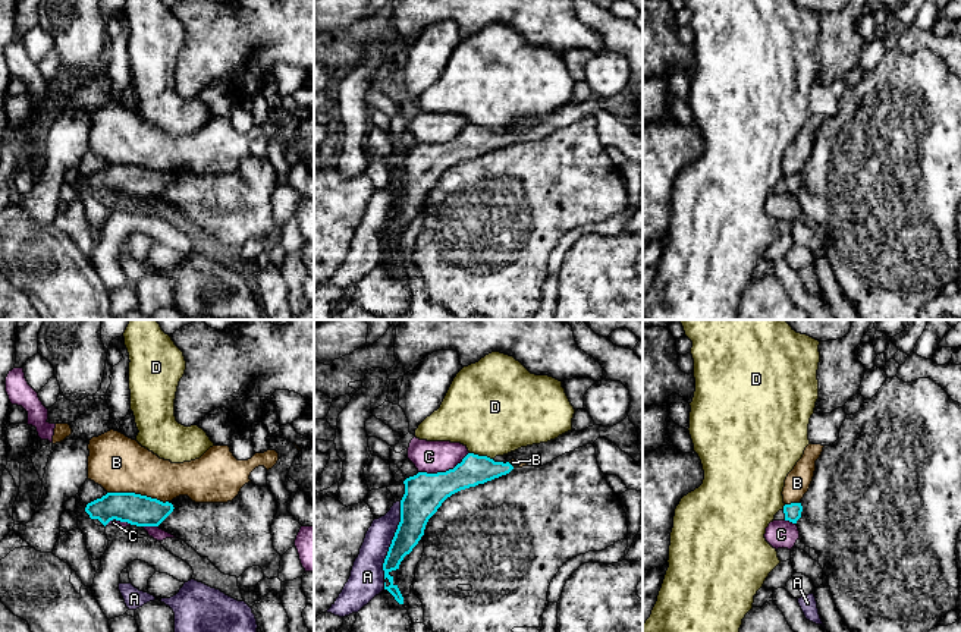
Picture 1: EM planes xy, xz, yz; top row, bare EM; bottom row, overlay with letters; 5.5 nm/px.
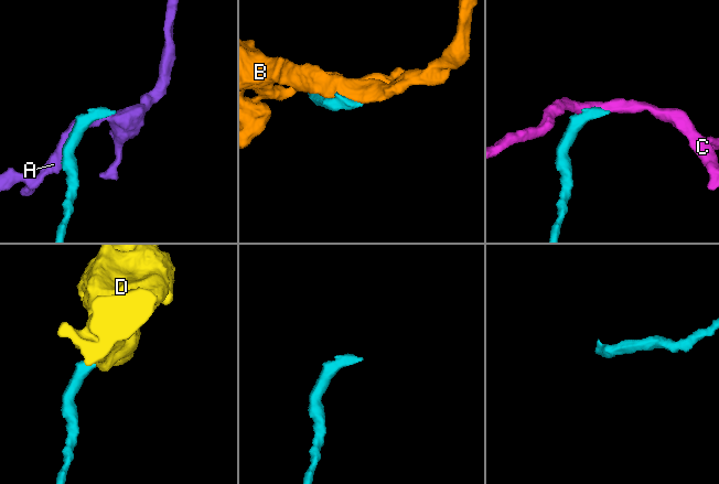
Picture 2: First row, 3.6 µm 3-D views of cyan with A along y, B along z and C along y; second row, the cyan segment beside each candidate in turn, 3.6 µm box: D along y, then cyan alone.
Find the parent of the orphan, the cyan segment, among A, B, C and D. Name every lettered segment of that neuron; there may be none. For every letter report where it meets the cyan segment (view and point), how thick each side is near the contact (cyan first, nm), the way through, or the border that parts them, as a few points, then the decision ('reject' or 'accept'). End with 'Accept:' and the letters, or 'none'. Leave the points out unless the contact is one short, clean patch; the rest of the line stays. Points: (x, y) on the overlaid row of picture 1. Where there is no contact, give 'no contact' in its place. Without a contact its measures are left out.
A: meets cyan in xz at (392, 540); 190 nm thick on the cyan side, 190 nm on the other; reject
B: meets cyan in xy at (138, 494); 170 nm thick on the cyan side, 300 nm on the other; reject
C: meets cyan in xz at (443, 472); 220 nm thick on the cyan side, 180 nm on the other; border along xz (468, 452), (452, 468), (436, 472), (418, 472); reject
D: meets cyan in xz at (481, 456); 170 nm thick on the cyan side, 480 nm on the other; border along xz (470, 452), (492, 459); reject
Accept: none

